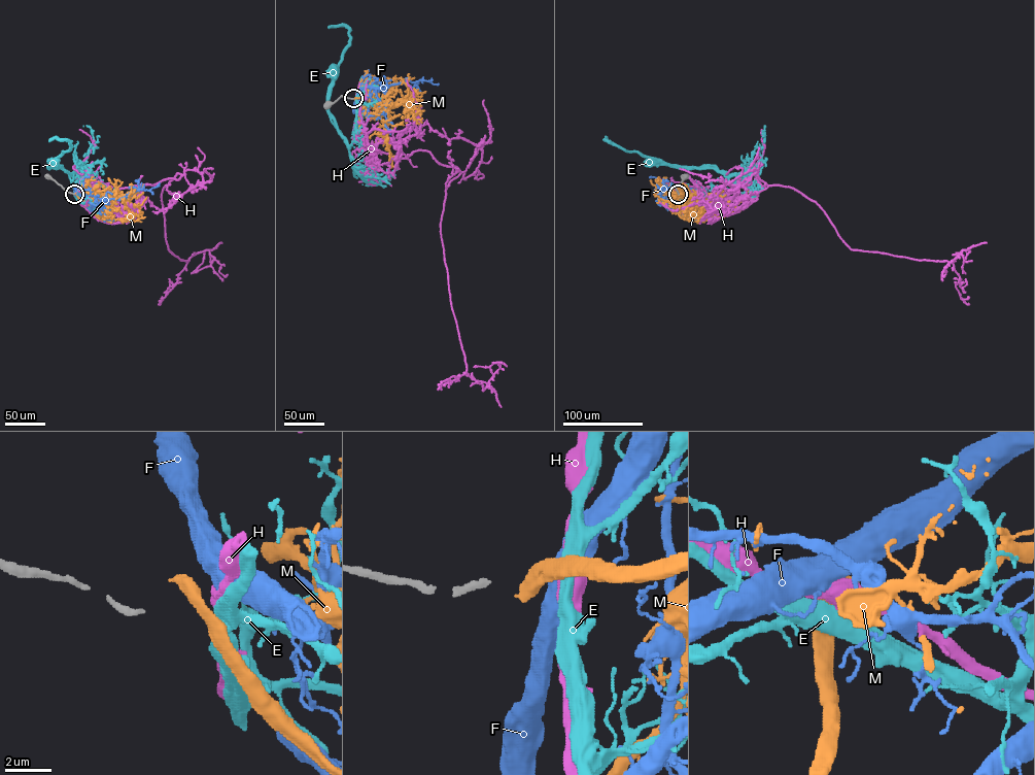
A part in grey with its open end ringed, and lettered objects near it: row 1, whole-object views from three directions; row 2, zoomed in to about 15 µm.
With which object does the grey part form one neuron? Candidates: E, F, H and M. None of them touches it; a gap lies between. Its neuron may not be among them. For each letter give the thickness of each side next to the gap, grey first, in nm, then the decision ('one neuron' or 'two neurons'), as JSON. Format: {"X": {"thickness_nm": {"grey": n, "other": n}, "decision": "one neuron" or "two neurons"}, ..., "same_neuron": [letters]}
{"E": {"thickness_nm": {"grey": 280, "other": 550}, "decision": "two neurons"}, "F": {"thickness_nm": {"grey": 280, "other": 750}, "decision": "two neurons"}, "H": {"thickness_nm": {"grey": 280, "other": 800}, "decision": "two neurons"}, "M": {"thickness_nm": {"grey": 280, "other": 800}, "decision": "two neurons"}, "same_neuron": []}

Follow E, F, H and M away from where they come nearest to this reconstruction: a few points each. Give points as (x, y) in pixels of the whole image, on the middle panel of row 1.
E: (355, 98), (356, 130), (354, 140), (348, 146), (328, 109), (333, 69)
F: (355, 98), (359, 91), (360, 103), (375, 92), (407, 80), (439, 83)
H: (355, 98), (370, 144), (398, 158), (427, 150), (461, 172), (440, 228), (467, 372), (487, 383), (507, 366)
M: (354, 98), (369, 95), (393, 104), (388, 111), (390, 120), (385, 131), (391, 156), (390, 168)

